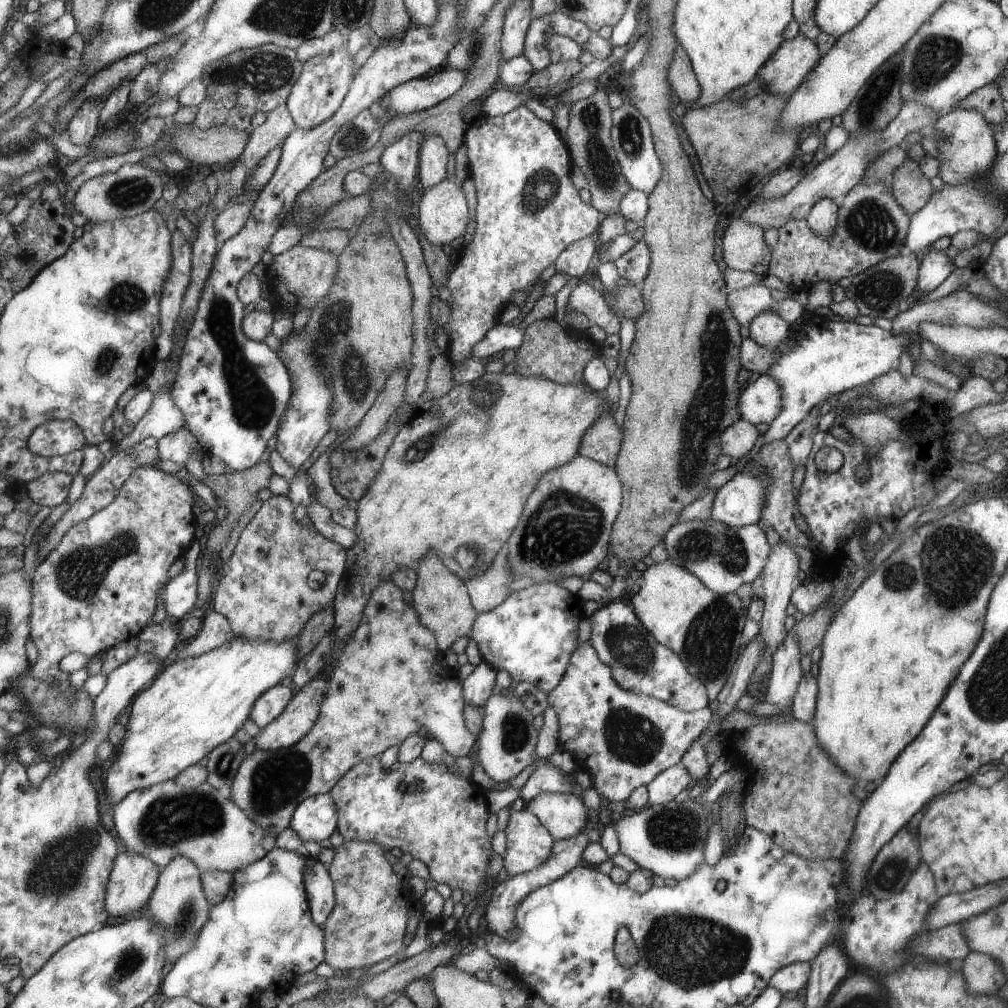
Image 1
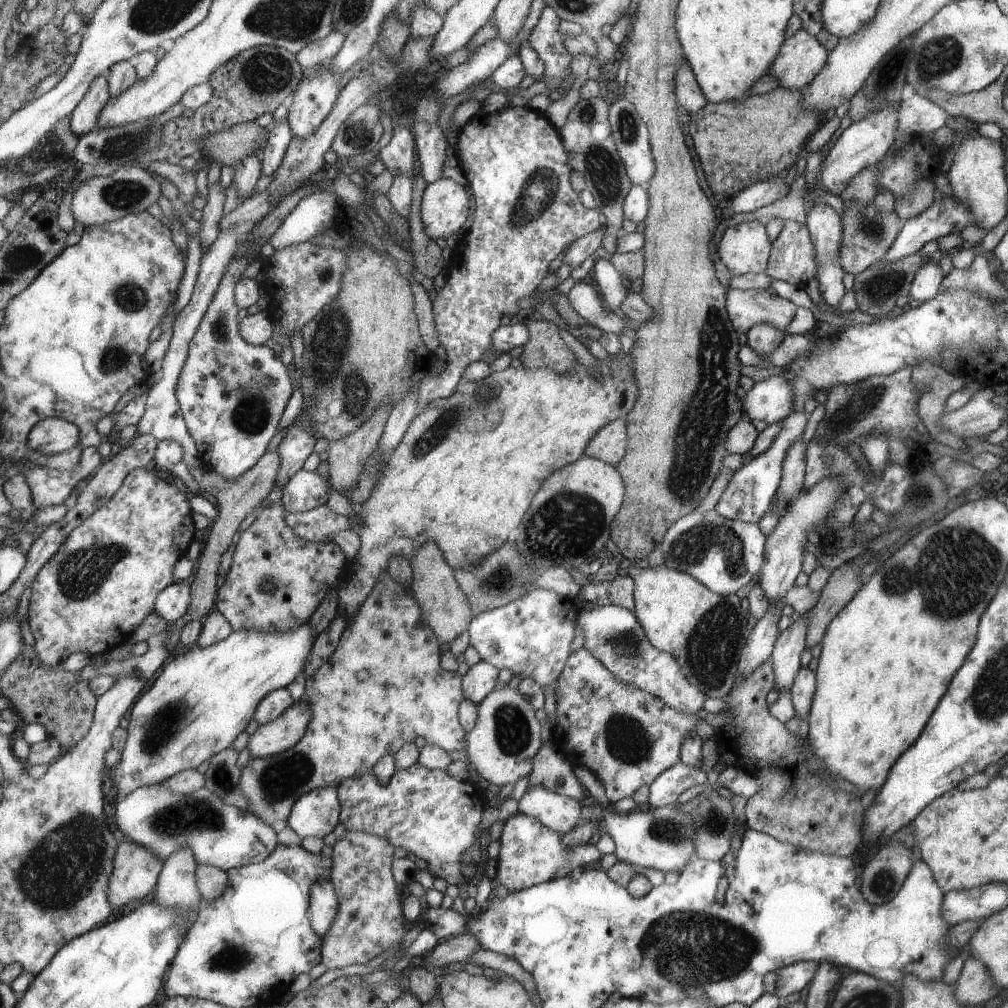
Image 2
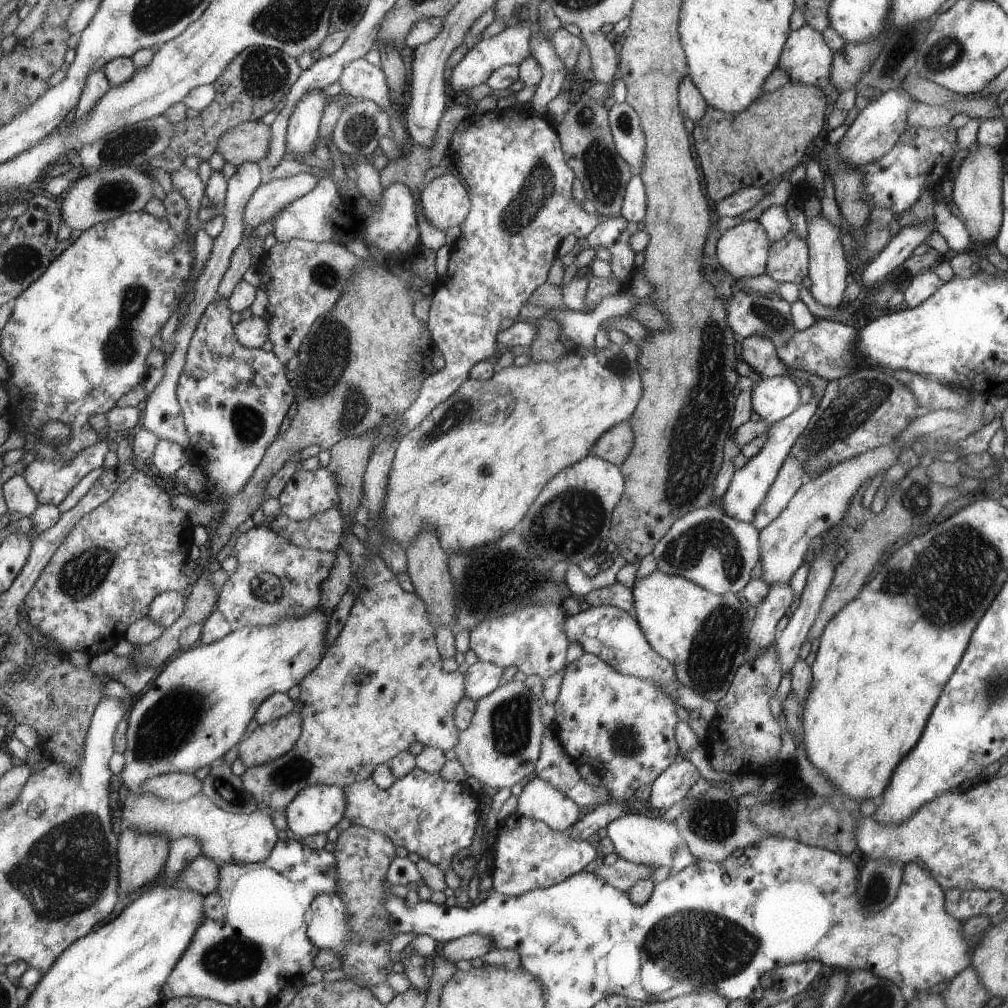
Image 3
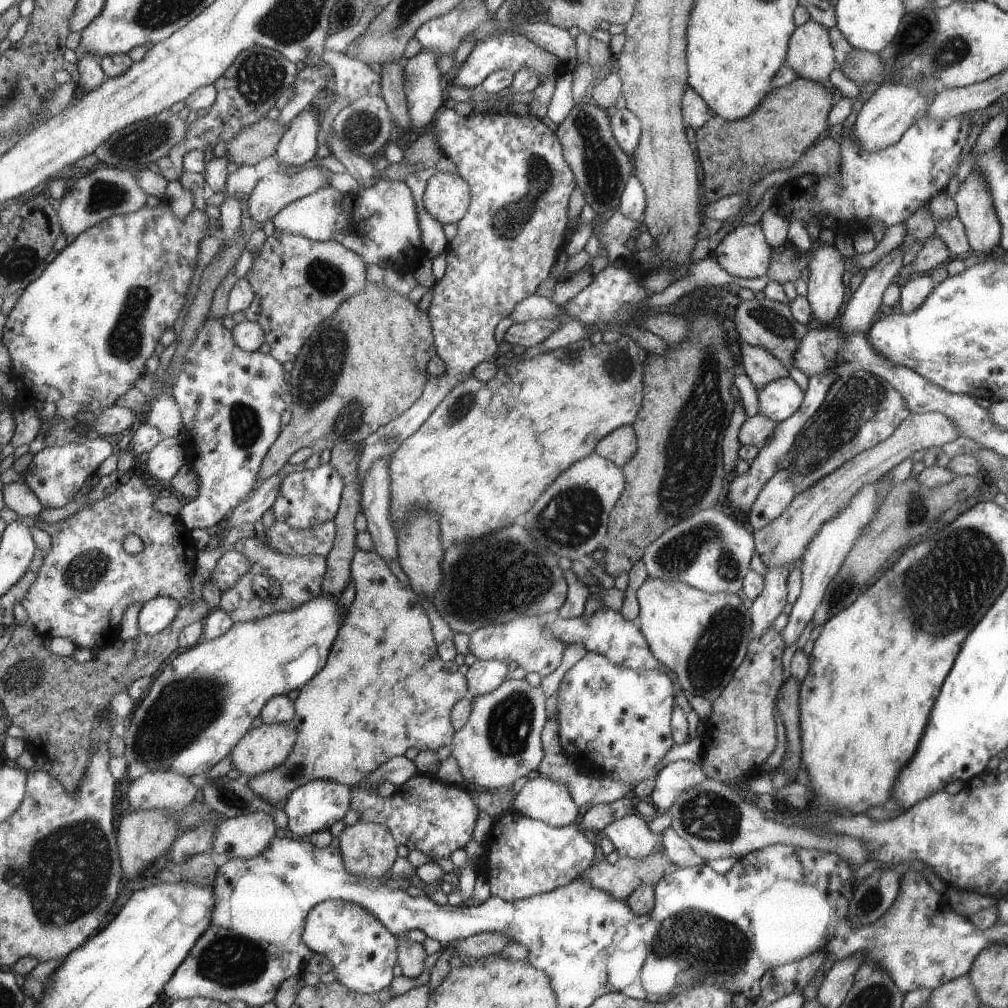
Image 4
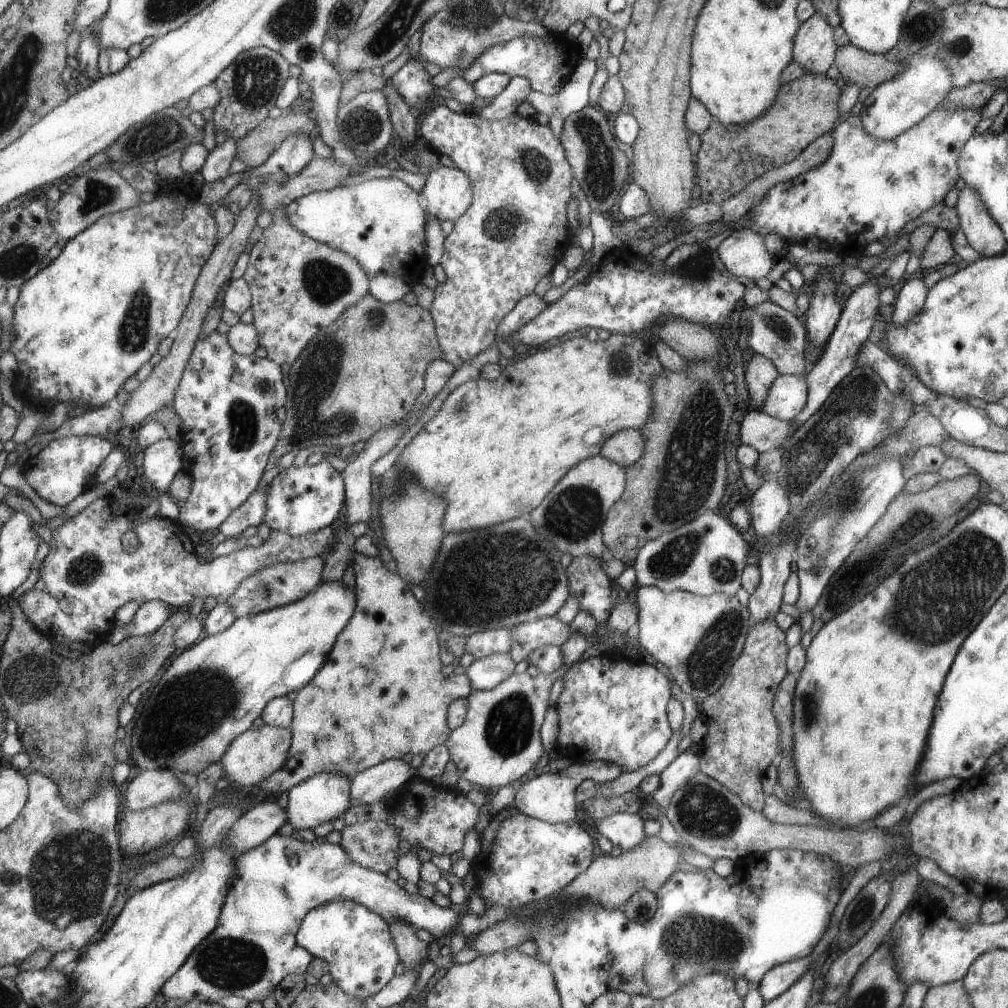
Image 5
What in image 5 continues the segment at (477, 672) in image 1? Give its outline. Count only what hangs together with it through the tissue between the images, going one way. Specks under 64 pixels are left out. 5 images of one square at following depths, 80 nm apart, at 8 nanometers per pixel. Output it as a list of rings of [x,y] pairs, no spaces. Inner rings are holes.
[[[491,653],[487,657],[474,659],[466,668],[465,674],[476,691],[492,689],[499,685],[511,673],[515,664],[511,661],[509,653]]]

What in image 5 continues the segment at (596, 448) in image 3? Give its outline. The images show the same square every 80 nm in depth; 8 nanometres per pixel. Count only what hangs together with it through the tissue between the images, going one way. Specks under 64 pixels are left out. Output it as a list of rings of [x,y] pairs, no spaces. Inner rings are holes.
[[[623,429],[613,433],[603,445],[599,454],[624,468],[642,455],[644,438],[639,429]]]

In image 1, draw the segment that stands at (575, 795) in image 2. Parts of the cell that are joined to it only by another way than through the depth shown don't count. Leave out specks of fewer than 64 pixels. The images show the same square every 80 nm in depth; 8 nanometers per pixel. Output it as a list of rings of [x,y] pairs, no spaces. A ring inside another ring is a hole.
[[[537,758],[534,764],[535,767],[527,778],[527,782],[519,788],[523,803],[529,802],[539,792],[571,794],[573,790],[571,780],[575,782],[572,773],[564,774],[561,770],[553,767],[545,758]]]

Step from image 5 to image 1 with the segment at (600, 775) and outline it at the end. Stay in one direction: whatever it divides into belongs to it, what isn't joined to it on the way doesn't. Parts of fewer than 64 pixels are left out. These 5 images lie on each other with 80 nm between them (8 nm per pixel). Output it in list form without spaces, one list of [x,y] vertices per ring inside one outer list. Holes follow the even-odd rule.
[[[539,792],[522,806],[540,820],[554,840],[571,838],[585,826],[585,808],[572,793]]]

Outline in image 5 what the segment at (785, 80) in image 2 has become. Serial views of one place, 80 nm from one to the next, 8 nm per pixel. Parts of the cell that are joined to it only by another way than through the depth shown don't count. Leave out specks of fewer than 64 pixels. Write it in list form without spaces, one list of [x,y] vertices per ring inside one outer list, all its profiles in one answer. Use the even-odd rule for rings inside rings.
[[[813,13],[796,30],[792,40],[792,60],[807,73],[825,75],[834,61],[836,49],[832,27],[822,16]]]

